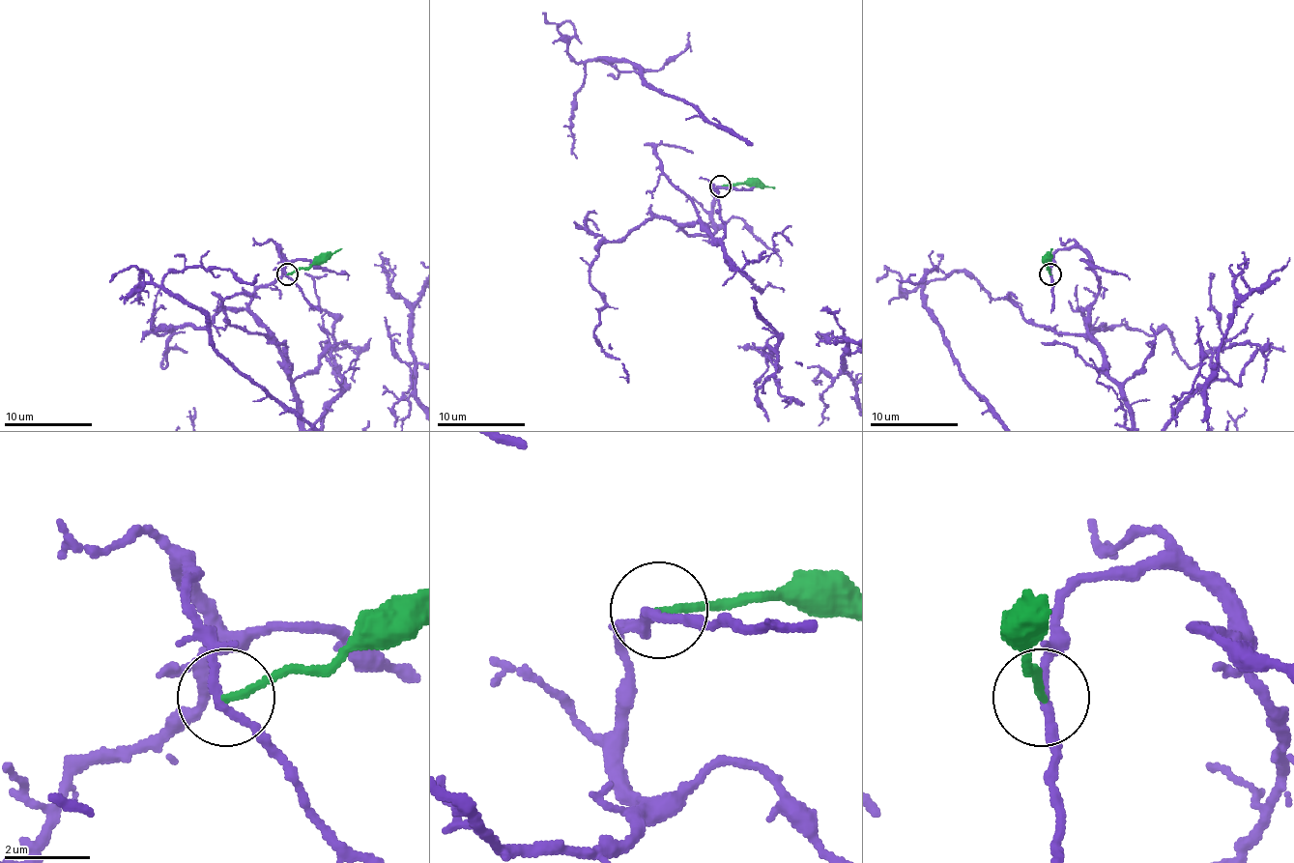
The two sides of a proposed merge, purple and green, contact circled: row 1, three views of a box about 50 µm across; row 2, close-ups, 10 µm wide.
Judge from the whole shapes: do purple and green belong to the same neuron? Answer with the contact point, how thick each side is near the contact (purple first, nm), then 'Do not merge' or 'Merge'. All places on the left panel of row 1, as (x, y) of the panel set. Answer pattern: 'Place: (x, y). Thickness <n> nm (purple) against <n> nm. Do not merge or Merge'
Place: (287, 273). Thickness 200 nm (purple) against 170 nm. Do not merge

